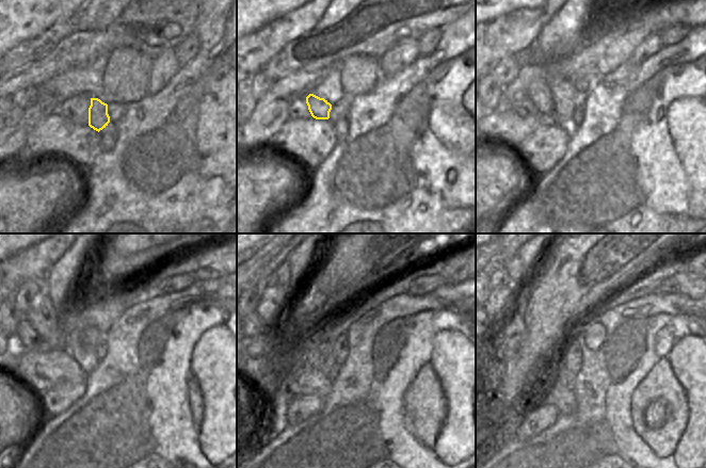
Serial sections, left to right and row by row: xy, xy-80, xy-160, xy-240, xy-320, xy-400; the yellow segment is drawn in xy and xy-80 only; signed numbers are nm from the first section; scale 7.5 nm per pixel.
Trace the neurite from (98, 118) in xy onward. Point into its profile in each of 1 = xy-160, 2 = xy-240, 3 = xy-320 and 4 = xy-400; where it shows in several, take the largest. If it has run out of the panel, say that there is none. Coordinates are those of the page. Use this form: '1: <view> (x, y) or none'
1: xy-160 (539, 94)
2: xy-240 (45, 319)
3: xy-320 (273, 308)
4: xy-400 (499, 300)

